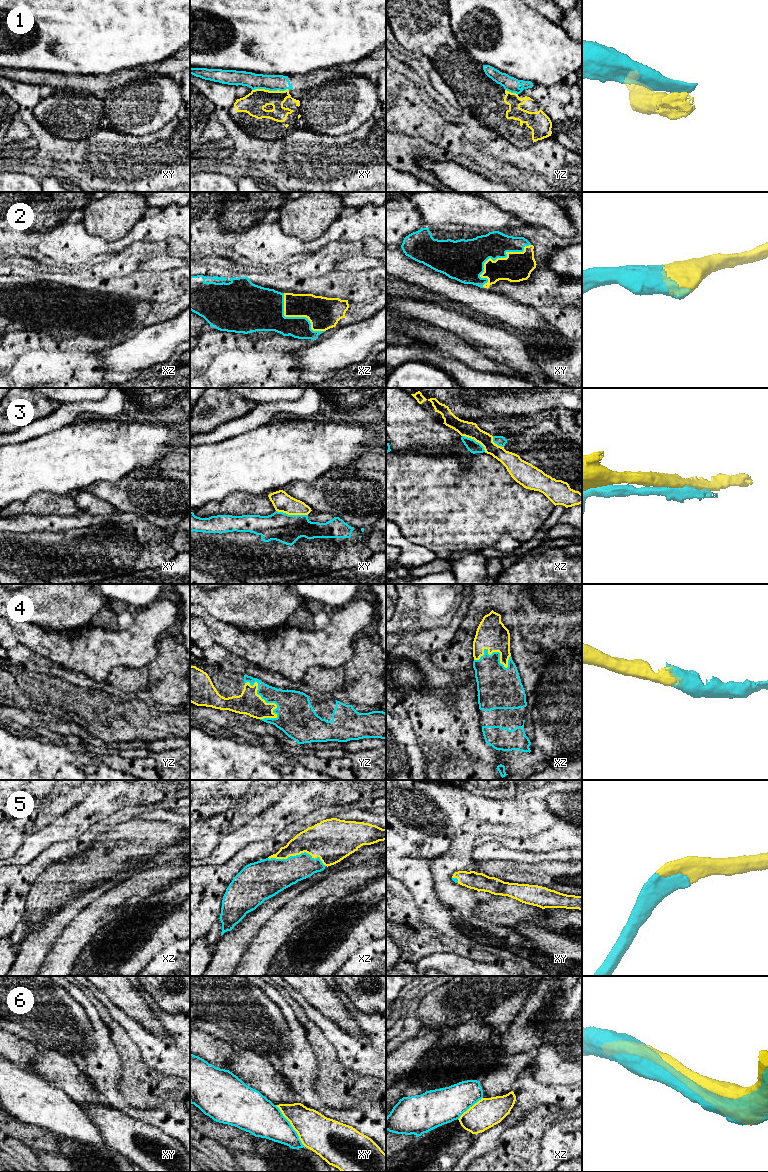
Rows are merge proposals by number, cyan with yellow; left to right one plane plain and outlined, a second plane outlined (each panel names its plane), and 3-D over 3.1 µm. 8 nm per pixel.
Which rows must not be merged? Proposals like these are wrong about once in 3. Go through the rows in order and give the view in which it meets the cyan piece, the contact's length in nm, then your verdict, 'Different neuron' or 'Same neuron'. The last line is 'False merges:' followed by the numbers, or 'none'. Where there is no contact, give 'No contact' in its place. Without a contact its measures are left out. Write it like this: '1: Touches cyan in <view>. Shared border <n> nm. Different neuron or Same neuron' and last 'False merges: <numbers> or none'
1: Touches cyan in xy. Shared border 300 nm. Different neuron
2: Touches cyan in xy. Shared border 500 nm. Same neuron
3: Touches cyan in xy. Shared border 260 nm. Different neuron
4: Touches cyan in yz. Shared border 380 nm. Same neuron
5: Touches cyan in xz. Shared border 460 nm. Same neuron
6: Touches cyan in xy. Shared border 420 nm. Different neuron
False merges: 1, 3, 6

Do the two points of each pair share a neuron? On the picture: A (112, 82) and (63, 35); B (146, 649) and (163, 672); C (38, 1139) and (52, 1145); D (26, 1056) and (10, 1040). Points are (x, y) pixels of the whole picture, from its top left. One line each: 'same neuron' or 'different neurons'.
A: different neurons
B: different neurons
C: same neuron
D: same neuron

